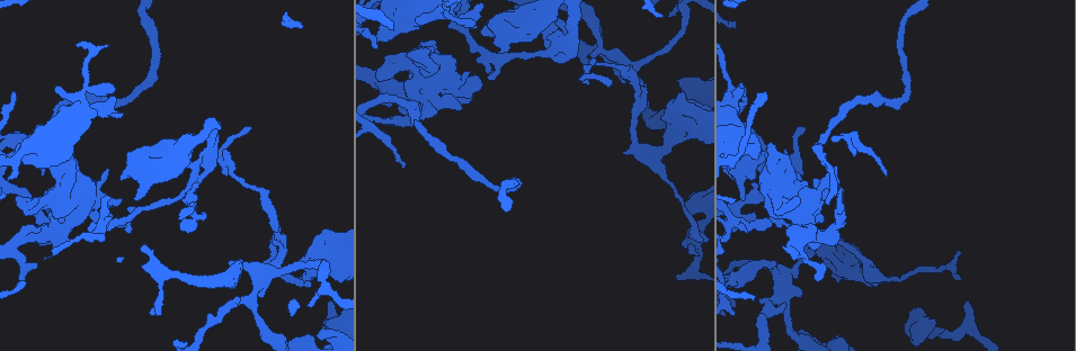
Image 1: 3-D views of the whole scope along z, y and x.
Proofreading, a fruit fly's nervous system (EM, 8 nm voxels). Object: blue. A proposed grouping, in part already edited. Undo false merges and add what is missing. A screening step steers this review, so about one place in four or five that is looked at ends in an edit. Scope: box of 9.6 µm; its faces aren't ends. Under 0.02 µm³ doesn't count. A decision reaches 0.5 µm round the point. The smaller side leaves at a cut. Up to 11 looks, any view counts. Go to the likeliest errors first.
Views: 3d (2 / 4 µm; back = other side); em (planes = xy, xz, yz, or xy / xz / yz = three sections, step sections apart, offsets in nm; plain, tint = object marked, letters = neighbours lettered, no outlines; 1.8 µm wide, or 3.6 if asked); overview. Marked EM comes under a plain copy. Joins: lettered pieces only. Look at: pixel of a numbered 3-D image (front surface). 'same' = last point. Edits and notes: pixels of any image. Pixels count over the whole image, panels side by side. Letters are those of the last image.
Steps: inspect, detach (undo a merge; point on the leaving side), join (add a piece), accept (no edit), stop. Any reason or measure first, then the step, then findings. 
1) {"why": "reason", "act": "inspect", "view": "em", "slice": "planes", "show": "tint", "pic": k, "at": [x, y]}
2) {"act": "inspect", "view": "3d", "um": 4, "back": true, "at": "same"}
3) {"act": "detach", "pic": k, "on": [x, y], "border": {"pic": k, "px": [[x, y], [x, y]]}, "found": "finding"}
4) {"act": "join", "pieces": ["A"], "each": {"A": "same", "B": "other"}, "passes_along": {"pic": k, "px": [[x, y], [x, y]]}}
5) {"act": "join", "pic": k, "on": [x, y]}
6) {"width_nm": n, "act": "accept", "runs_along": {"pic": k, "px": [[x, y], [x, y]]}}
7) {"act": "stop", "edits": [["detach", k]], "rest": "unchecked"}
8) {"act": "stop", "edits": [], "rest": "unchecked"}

{"why": "arms part here", "act": "inspect", "view": "em", "slice": "yz", "step": 8, "show": "letters", "pic": 1, "at": [187, 189]}

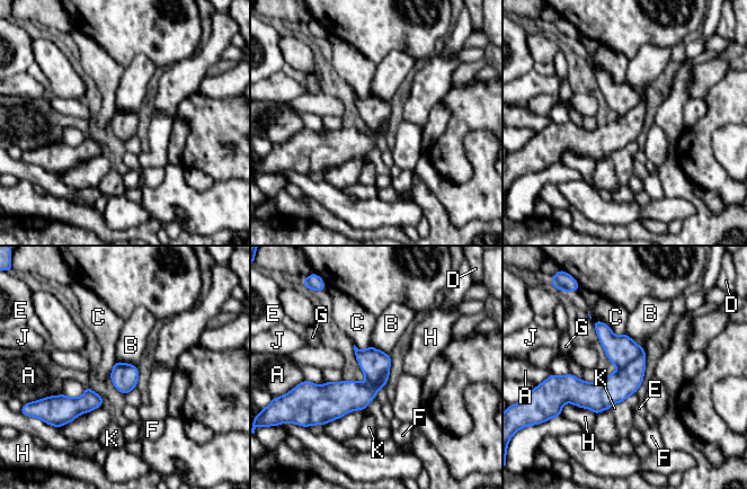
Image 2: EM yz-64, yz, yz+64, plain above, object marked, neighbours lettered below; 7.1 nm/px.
{"why": "another direction", "act": "inspect", "view": "em", "slice": "planes", "show": "letters", "at": "same"}

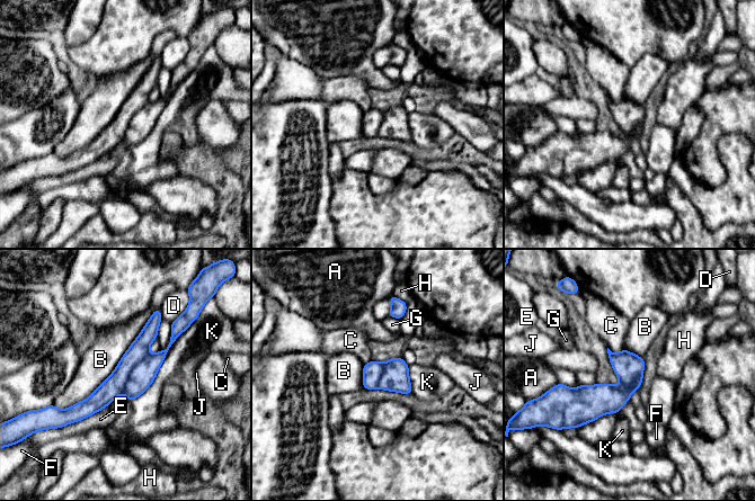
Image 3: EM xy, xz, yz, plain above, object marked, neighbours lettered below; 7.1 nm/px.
{"act": "accept", "each": {"A": "other", "B": "other", "C": "other", "D": "other", "E": "other", "F": "other", "G": "other", "H": "other", "J": "other", "K": "other"}, "runs_along": {"pic": 3, "px": [[177, 332], [154, 361], [73, 418]]}, "found": "all the same neuron"}

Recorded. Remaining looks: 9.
{"why": "sharp bend", "act": "inspect", "view": "3d", "um": 2, "pic": 1, "at": [633, 68]}

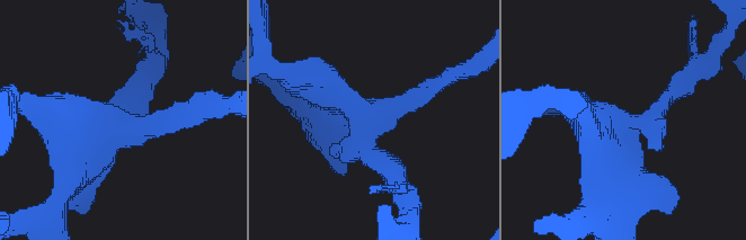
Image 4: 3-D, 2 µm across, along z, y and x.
{"why": "shape alone is not enough", "act": "inspect", "view": "em", "slice": "planes", "show": "letters", "pic": 4, "at": [623, 131]}

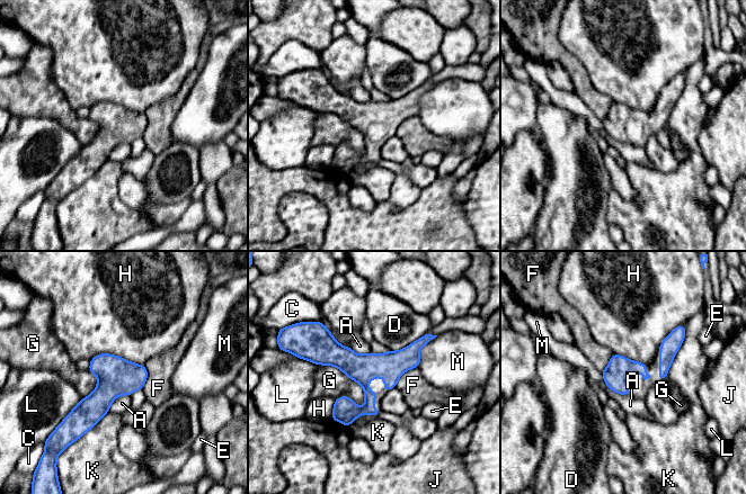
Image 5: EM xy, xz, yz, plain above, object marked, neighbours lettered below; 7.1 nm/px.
{"act": "accept", "each": {"A": "other", "C": "other", "D": "other", "E": "other", "F": "other", "G": "other", "H": "other", "J": "other", "K": "other", "L": "other", "M": "other"}, "border": {"pic": 5, "px": [[319, 365], [355, 380], [363, 407]]}, "found": "continuous, no second neuron"}

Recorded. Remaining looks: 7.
{"why": "abrupt turn", "act": "inspect", "view": "3d", "um": 2, "pic": 1, "at": [58, 232]}

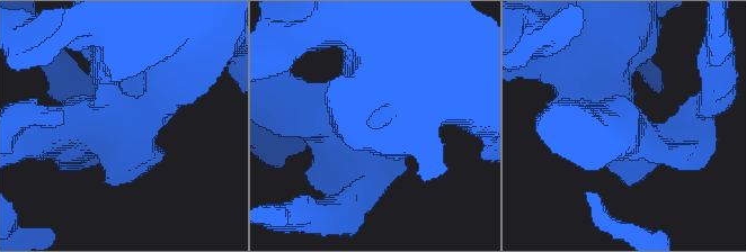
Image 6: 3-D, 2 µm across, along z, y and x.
{"act": "inspect", "view": "em", "slice": "planes", "show": "letters", "pic": 6, "at": [132, 132]}

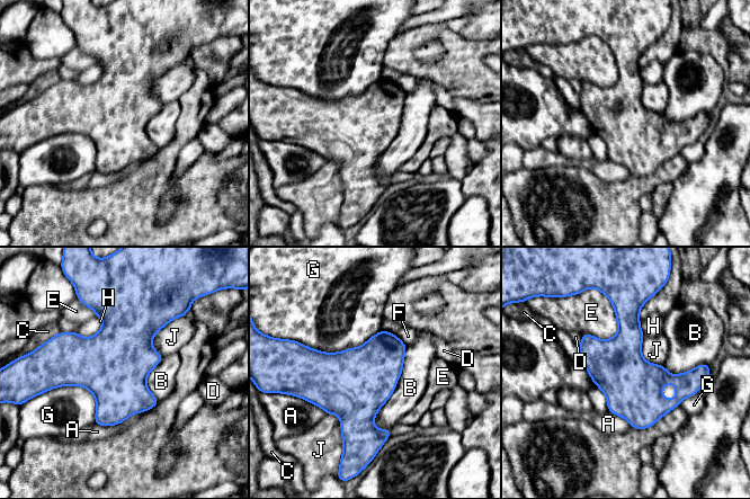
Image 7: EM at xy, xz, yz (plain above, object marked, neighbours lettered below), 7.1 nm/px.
{"longest_contact_nm": ["B", 650], "act": "accept", "each": {"A": "other", "B": "other", "C": "other", "D": "other", "E": "other", "F": "other", "G": "other", "H": "other", "J": "other"}, "border": {"pic": 7, "px": [[177, 317], [153, 336], [162, 356]]}, "found": "all the same neuron"}

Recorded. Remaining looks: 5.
{"why": "sudden change in width", "act": "inspect", "view": "3d", "um": 4, "back": true, "pic": 1, "at": [738, 138]}

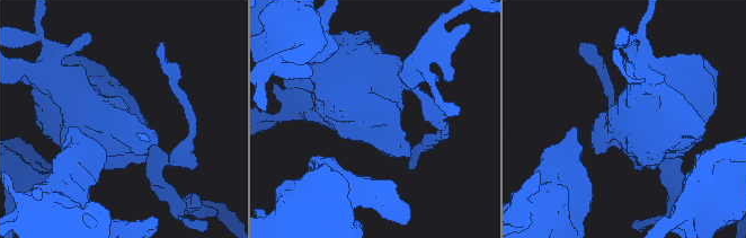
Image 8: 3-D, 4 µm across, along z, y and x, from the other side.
{"arm_widths_nm": [320, 850], "why": "need the tissue", "act": "inspect", "view": "em", "um": 3.6, "slice": "planes", "show": "letters", "pic": 8, "at": [367, 124]}

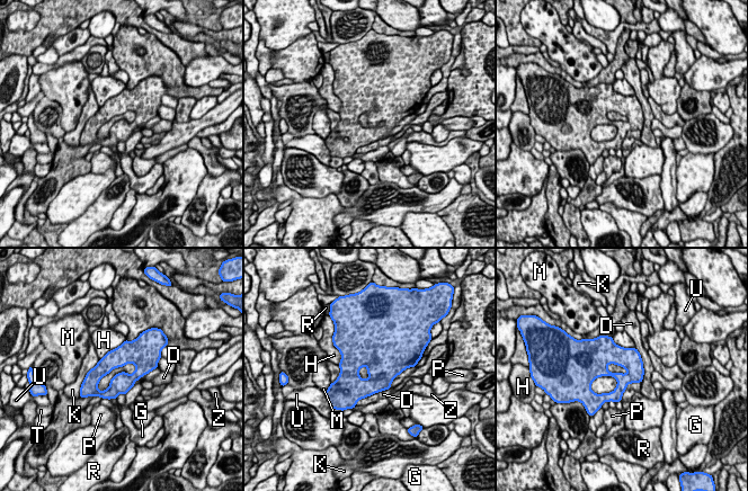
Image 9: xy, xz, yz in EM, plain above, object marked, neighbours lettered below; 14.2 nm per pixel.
{"longest_contact_nm": ["D", 600], "act": "accept", "each": {"D": "other", "G": "other", "H": "other", "K": "other", "M": "other", "P": "other", "R": "other", "T": "other", "U": "other", "Z": "other"}, "runs_along": {"pic": 9, "px": [[149, 367], [116, 357], [87, 384]]}, "found": "one neuron here"}

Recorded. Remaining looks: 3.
{"act": "stop", "edits": [], "rest": "unchecked"}

